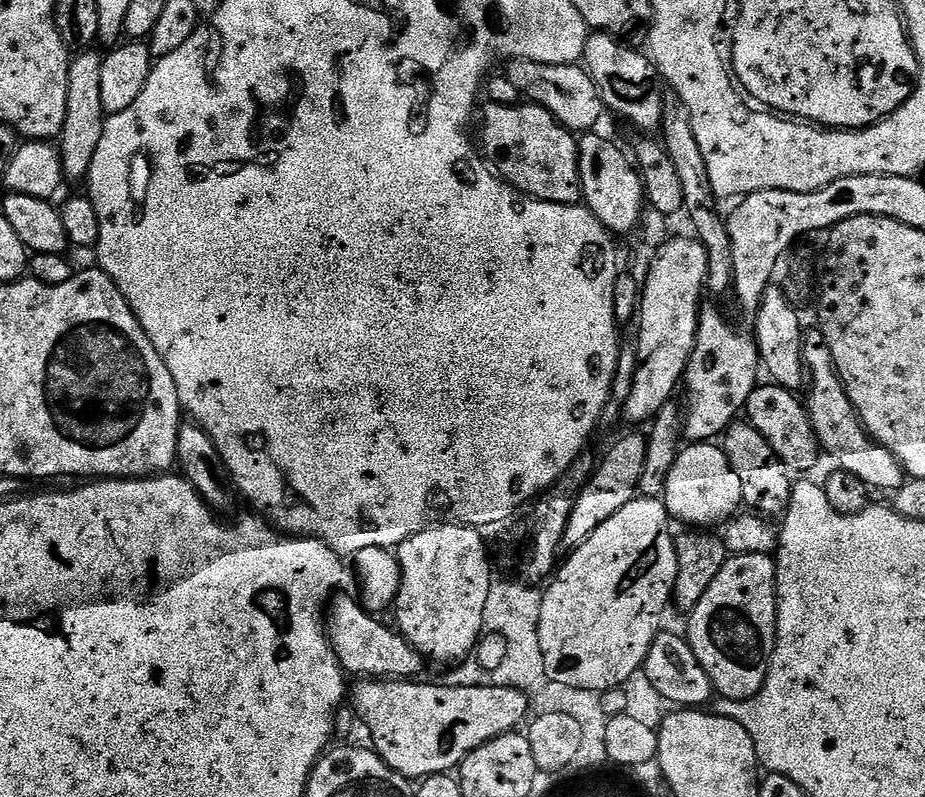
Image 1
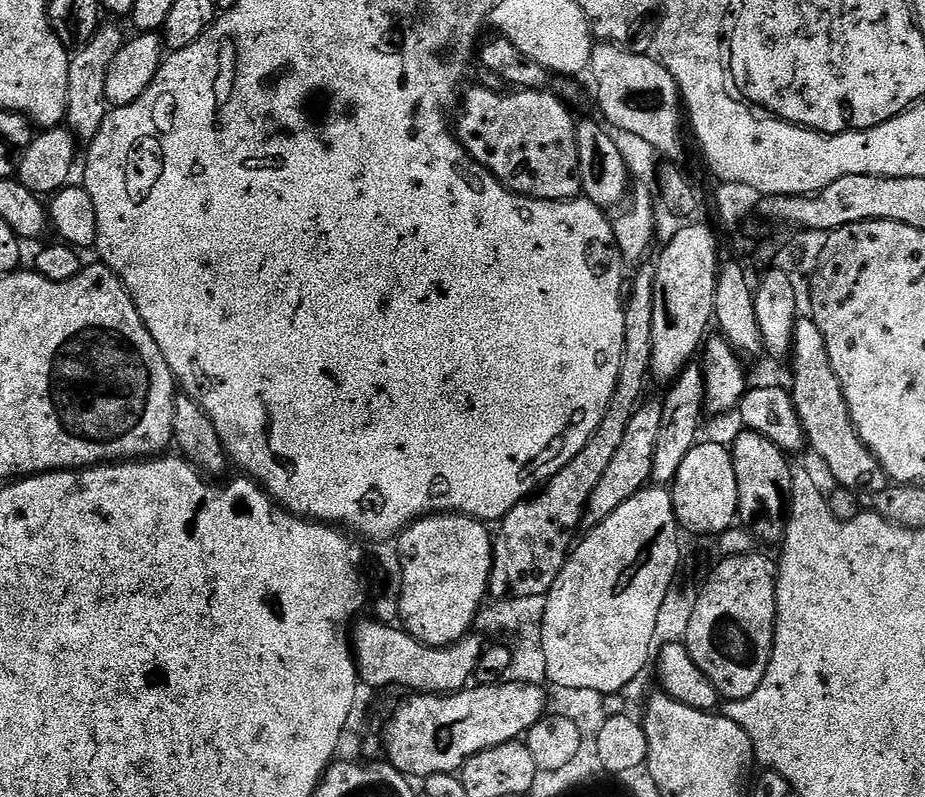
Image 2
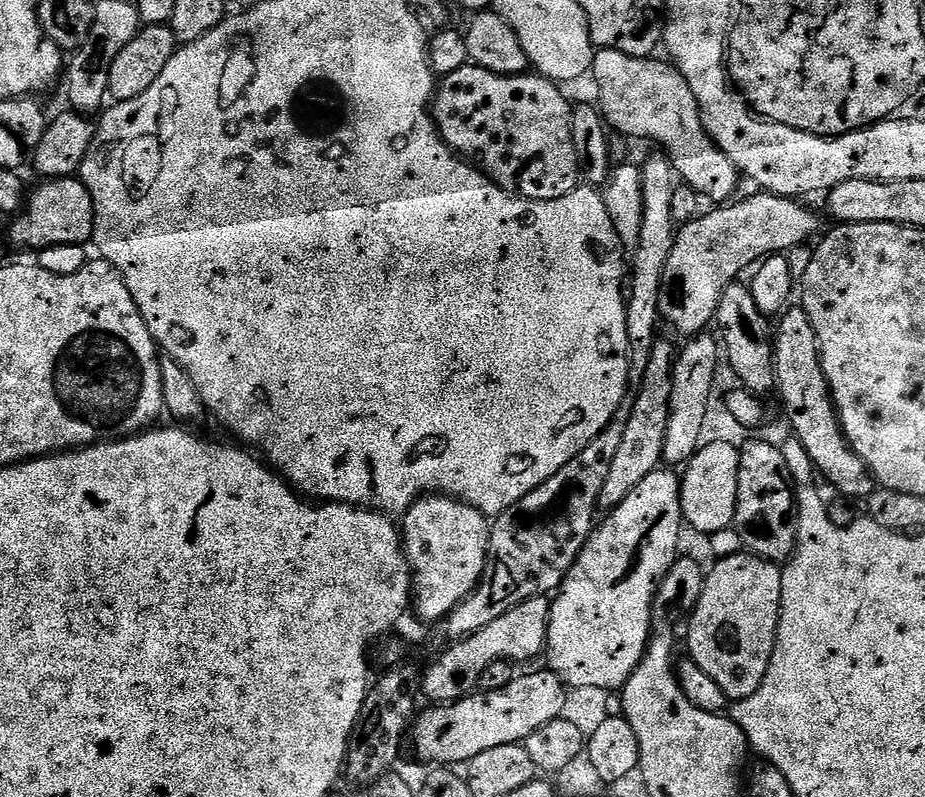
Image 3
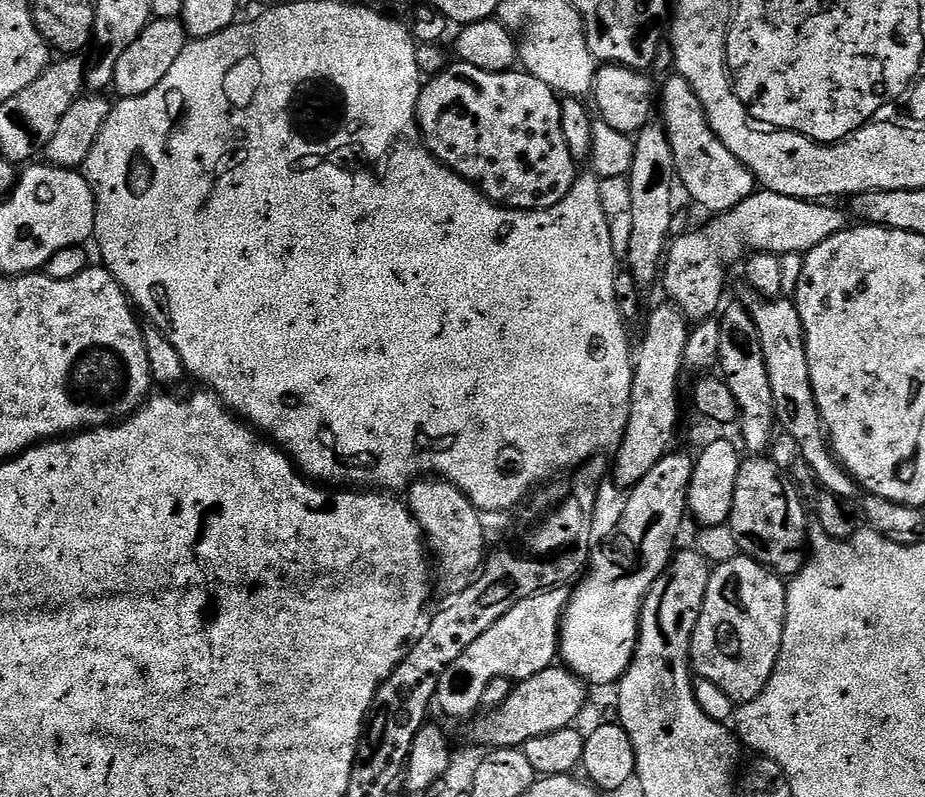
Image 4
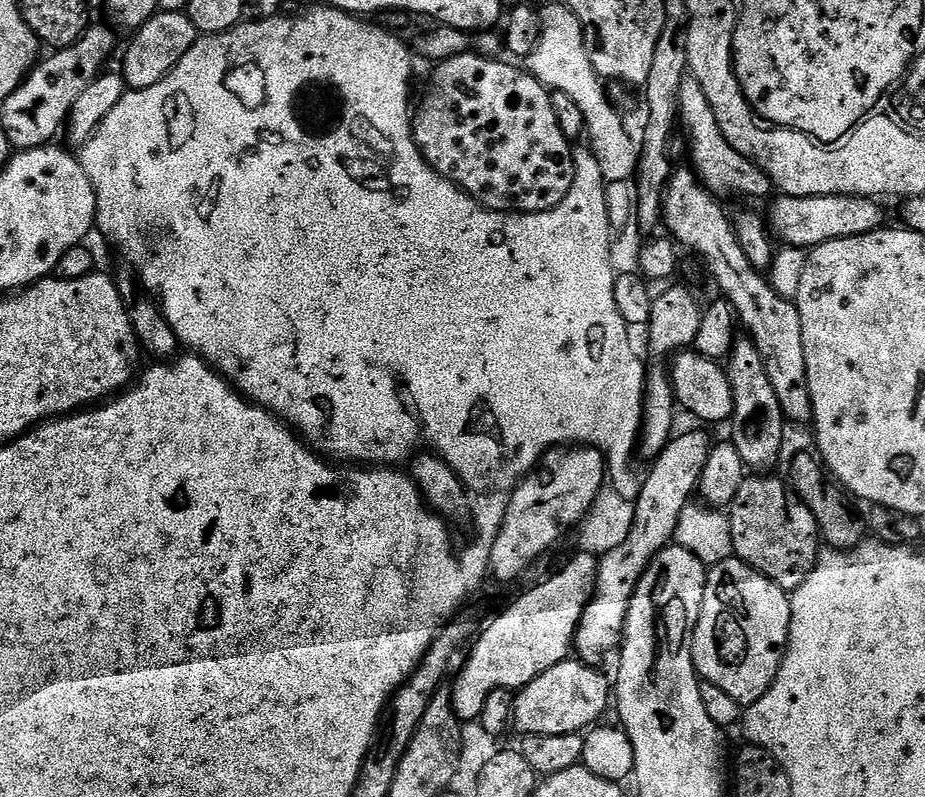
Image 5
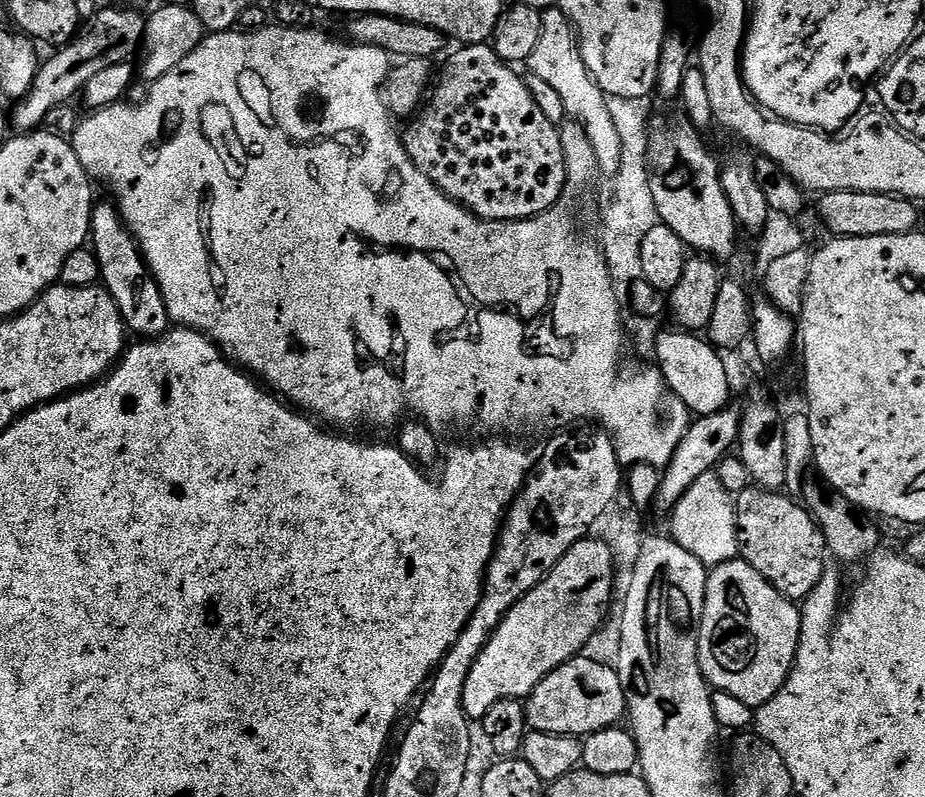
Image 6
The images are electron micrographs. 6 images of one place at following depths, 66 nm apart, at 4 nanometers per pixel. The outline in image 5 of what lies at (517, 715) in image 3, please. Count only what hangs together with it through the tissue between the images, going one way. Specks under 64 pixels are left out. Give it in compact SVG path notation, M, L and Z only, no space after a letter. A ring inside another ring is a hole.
M569 658L550 666L550 670L538 674L538 678L515 693L512 718L514 728L524 736L574 734L591 729L607 708L610 708L609 677L607 680L591 663Z

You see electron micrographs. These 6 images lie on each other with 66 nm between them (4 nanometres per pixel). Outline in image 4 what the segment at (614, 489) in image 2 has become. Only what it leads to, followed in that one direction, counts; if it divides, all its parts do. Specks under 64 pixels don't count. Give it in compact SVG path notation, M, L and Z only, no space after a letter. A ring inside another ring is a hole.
M675 303L660 304L648 316L648 321L644 324L644 337L640 340L640 349L637 347L634 352L634 363L632 365L632 393L630 394L630 414L628 415L628 425L624 431L624 441L614 453L614 463L610 472L616 475L616 484L623 490L635 488L654 466L664 456L668 455L673 447L672 439L676 436L676 426L680 422L680 392L677 389L680 382L680 372L685 369L684 355L686 354L686 338L690 331L690 321Z

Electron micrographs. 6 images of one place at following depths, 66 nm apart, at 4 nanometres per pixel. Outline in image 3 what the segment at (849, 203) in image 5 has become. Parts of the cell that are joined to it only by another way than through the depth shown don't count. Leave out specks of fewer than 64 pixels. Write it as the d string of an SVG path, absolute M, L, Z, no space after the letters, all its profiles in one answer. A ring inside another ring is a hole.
M763 190L757 191L755 194L757 196L748 196L745 198L745 200L737 199L735 202L729 203L727 206L713 207L711 209L713 212L708 212L705 214L705 216L700 216L697 218L697 220L690 221L684 229L679 229L679 231L676 232L676 241L670 250L670 258L666 258L666 266L664 267L664 273L662 274L662 286L660 287L660 314L663 323L665 325L668 323L669 326L672 327L678 335L684 336L683 338L691 338L701 335L701 333L707 329L704 327L706 327L707 324L709 327L709 325L715 321L716 311L718 310L718 302L722 298L724 287L730 283L733 283L733 281L739 277L736 276L739 274L739 272L746 271L745 273L747 273L749 269L753 267L753 265L767 257L775 256L777 254L787 254L791 252L793 248L807 245L809 243L808 239L810 239L811 236L819 230L819 218L816 217L810 209L803 208L803 206L800 205L803 203L797 202L795 199L789 198L787 196L774 196L772 193Z

